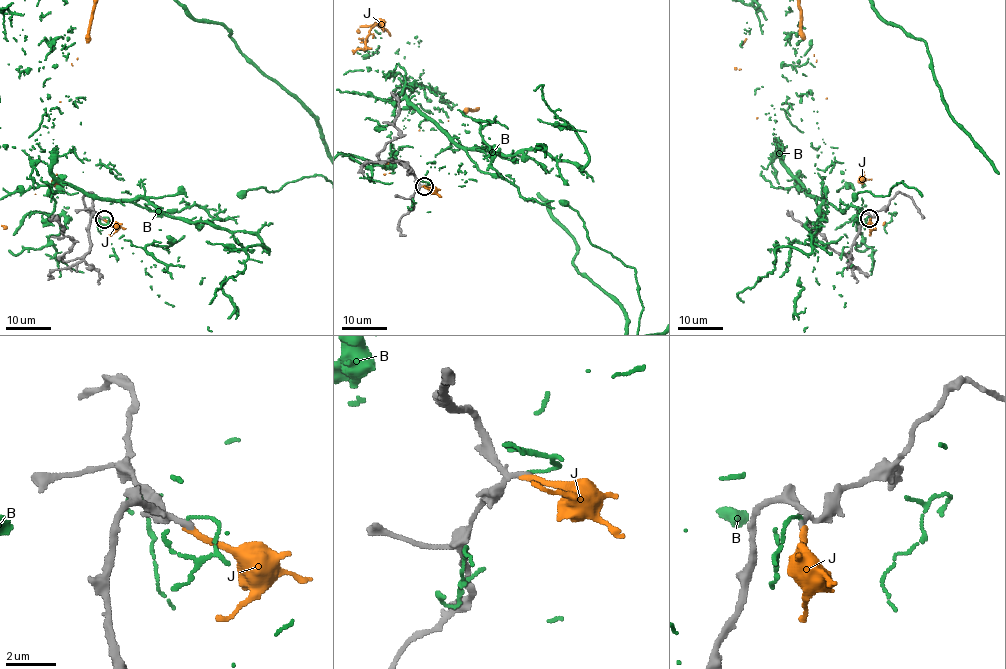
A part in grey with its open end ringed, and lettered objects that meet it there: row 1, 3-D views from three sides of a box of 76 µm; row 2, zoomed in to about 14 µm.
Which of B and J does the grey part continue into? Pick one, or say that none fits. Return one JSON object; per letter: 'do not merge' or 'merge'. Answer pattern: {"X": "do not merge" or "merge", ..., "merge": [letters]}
{"B": "do not merge", "J": "do not merge", "merge": []}

